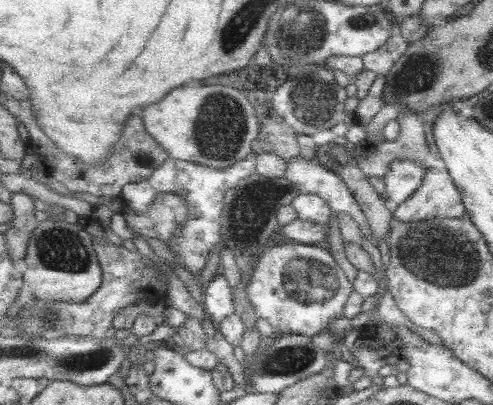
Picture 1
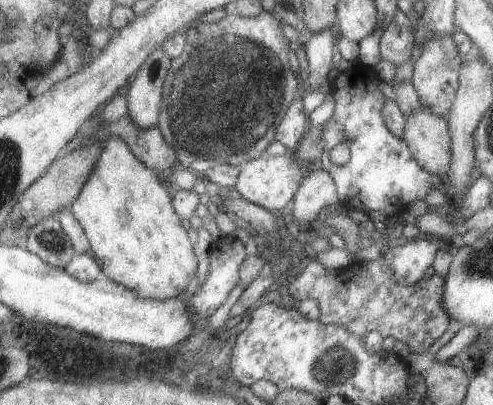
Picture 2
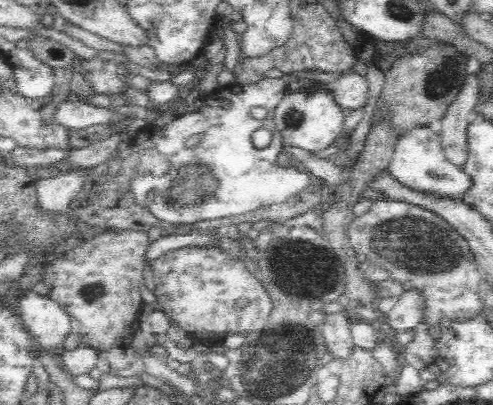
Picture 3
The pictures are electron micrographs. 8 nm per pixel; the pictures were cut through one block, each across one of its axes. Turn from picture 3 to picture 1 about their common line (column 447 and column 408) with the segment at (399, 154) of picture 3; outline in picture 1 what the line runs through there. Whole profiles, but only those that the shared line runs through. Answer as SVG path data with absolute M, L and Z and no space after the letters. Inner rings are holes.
M411 160L393 162L391 172L383 178L383 182L387 186L383 198L391 204L397 204L397 208L399 208L403 202L407 202L419 190L419 186L425 180L425 174L427 174L427 168L419 166L417 162L411 162Z

